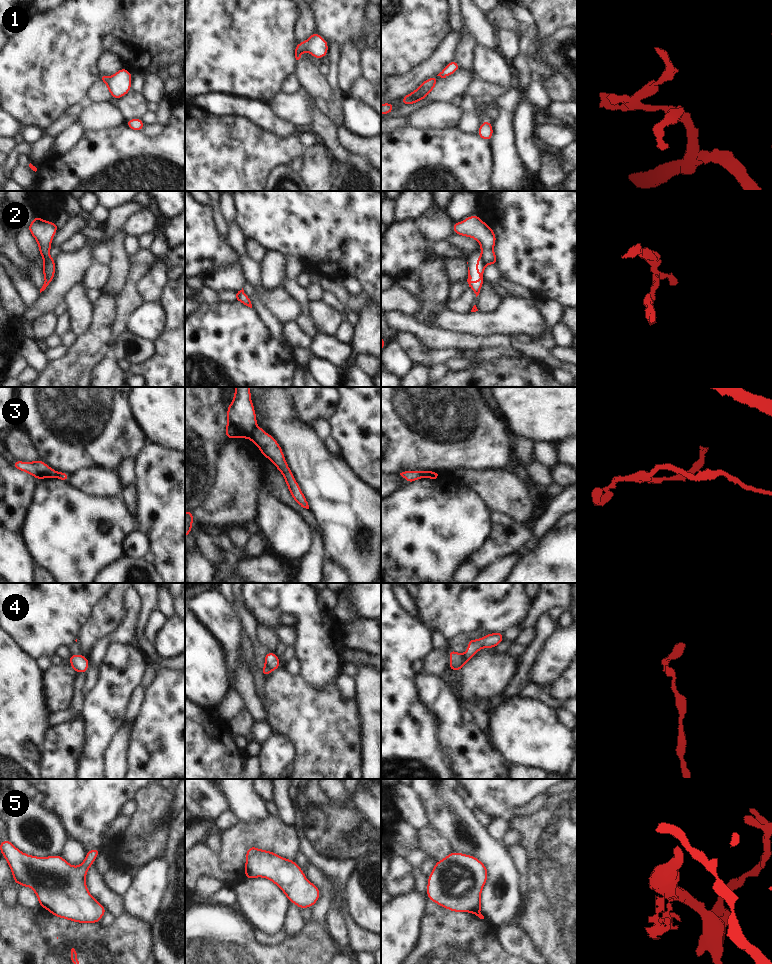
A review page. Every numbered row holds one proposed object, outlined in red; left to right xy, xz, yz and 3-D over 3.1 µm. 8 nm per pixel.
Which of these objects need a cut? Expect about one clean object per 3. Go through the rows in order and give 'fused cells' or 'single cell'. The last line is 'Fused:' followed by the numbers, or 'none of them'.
1: single cell
2: fused cells
3: fused cells
4: fused cells
5: fused cells
Fused: 2, 3, 4, 5

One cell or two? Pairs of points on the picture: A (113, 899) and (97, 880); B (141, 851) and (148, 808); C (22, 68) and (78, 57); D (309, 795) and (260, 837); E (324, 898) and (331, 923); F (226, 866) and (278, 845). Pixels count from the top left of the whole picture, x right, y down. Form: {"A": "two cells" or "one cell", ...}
{"A": "one cell", "B": "one cell", "C": "one cell", "D": "two cells", "E": "two cells", "F": "one cell"}

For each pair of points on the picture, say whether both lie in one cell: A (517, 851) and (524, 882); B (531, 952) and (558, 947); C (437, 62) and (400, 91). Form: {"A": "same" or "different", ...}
{"A": "same", "B": "different", "C": "same"}

